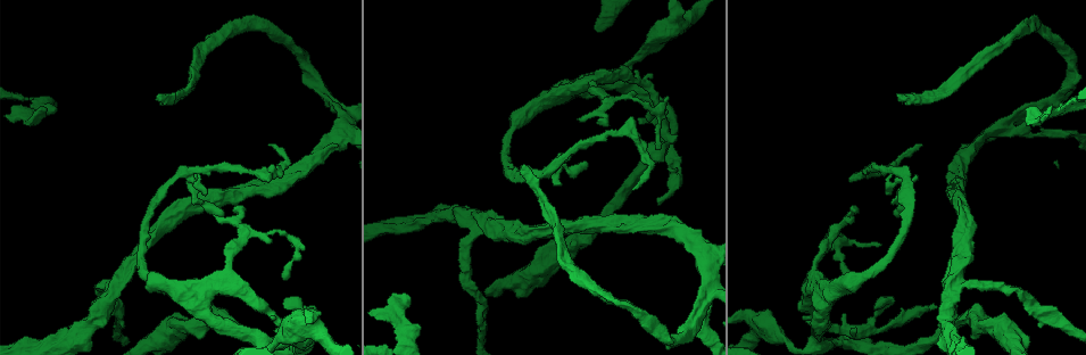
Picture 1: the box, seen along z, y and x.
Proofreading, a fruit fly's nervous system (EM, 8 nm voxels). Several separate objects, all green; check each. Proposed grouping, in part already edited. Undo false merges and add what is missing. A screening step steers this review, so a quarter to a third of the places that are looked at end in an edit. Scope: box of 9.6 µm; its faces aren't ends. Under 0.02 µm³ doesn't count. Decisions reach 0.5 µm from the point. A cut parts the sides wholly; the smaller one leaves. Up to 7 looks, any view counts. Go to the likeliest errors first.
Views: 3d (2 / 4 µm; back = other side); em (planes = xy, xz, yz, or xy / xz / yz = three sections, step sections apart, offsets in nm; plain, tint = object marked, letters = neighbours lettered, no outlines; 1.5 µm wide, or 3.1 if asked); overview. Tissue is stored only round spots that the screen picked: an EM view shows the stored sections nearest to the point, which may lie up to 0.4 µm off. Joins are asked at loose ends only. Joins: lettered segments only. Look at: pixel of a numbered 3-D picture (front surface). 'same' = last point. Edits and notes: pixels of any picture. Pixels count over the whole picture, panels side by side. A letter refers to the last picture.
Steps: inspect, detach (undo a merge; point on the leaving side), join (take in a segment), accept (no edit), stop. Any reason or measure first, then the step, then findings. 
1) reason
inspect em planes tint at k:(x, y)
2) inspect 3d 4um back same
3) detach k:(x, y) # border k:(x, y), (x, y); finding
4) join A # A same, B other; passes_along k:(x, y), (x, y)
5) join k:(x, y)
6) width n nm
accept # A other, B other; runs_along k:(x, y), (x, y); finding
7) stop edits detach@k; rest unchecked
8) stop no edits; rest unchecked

free end
inspect em planes letters at 1:(158, 93)

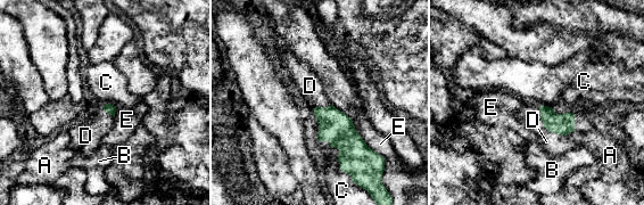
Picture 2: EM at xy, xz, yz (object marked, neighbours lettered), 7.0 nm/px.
join D # A other, B other, C other, D same, E other; passes_along 2:(335, 126), (314, 108), (310, 85); it goes on there

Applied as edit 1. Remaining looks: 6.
see it whole again
inspect overview

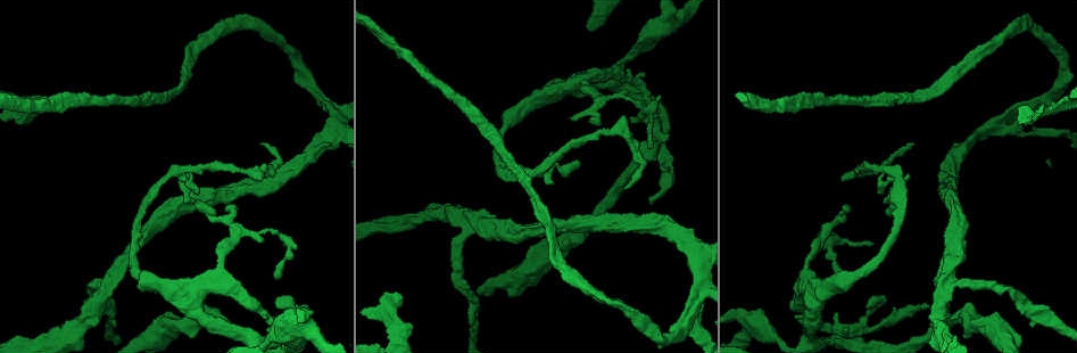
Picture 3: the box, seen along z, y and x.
three arms meet
inspect 3d 2um at 3:(401, 330)

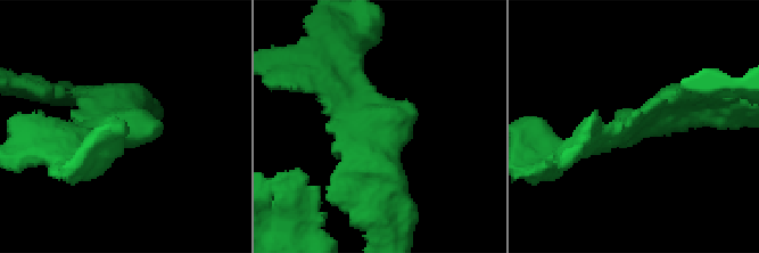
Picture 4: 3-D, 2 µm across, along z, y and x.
inspect em planes tint at 4:(127, 122)

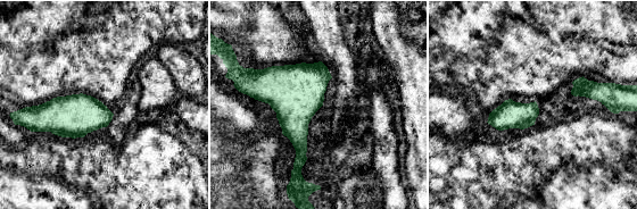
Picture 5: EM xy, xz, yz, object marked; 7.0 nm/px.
inspect em planes letters same

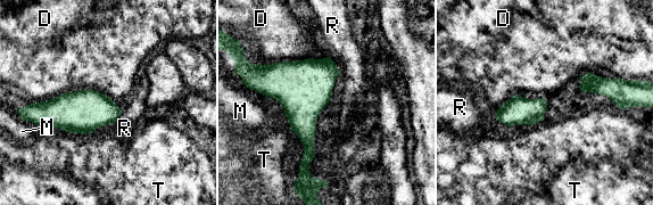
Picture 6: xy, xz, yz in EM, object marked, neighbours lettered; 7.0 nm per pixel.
arms 3
accept # D other, M other, R other, T other; border 6:(114, 100), (80, 89), (34, 103); continuous, no second cell

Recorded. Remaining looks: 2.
tapers out
inspect em planes letters at 3:(649, 147)

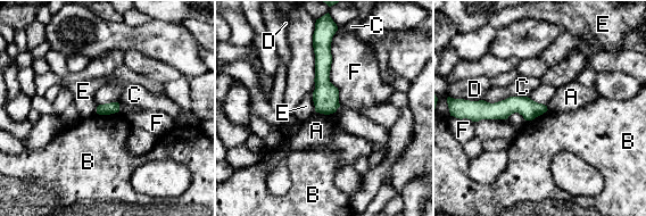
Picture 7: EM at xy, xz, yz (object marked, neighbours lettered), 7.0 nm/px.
width 80 nm
accept # A other, B other, C other, D other, E other, F other; none of them fits

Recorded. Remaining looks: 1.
stop edits join@2; rest unchecked

